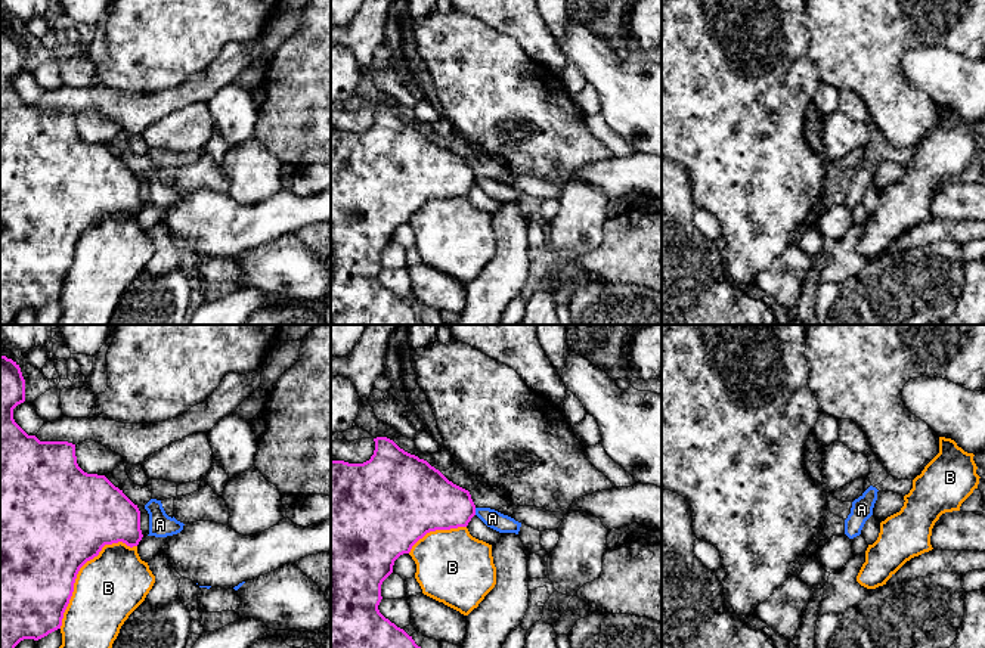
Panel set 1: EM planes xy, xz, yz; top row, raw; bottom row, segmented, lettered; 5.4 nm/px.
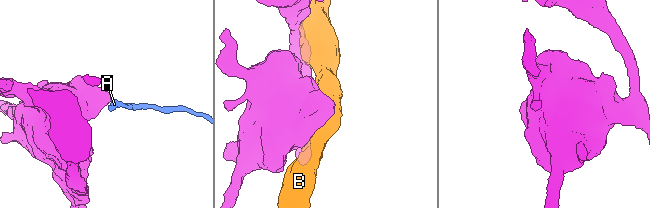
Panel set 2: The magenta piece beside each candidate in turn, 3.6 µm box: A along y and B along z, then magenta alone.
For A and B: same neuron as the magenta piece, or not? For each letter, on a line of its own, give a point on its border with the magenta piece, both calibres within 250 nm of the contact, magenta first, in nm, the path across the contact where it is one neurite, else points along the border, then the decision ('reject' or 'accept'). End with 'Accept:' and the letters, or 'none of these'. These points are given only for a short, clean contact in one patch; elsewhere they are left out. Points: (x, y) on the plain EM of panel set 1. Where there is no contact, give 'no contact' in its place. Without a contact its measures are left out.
A: xz (474, 180) | 320/100 nm | along xz (474, 177), (476, 183) | reject
B: xy (79, 239) | 500/360 nm | reject
Accept: none of these

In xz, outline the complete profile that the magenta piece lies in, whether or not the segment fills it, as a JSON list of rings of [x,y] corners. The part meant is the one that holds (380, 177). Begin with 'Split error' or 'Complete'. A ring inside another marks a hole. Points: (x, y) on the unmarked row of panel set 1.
Complete. [[[377,106],[374,111],[374,124],[363,133],[349,133],[344,130],[331,128],[331,325],[422,325],[421,316],[415,313],[412,306],[409,306],[403,298],[397,297],[380,282],[378,275],[382,269],[381,254],[393,242],[394,230],[400,224],[409,223],[412,216],[427,202],[467,196],[471,187],[476,185],[476,174],[468,159],[449,151],[427,130],[405,121],[387,106]]]

